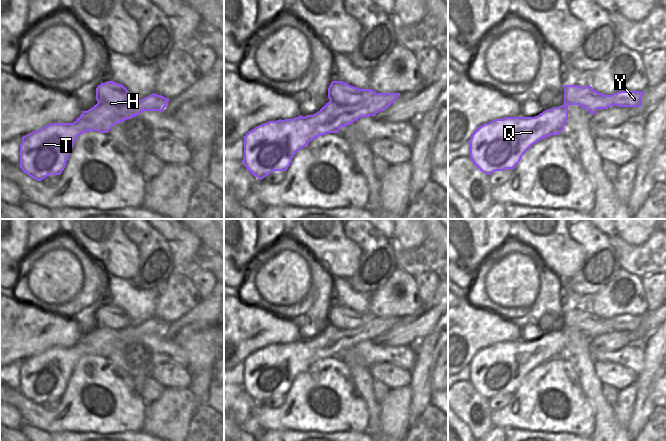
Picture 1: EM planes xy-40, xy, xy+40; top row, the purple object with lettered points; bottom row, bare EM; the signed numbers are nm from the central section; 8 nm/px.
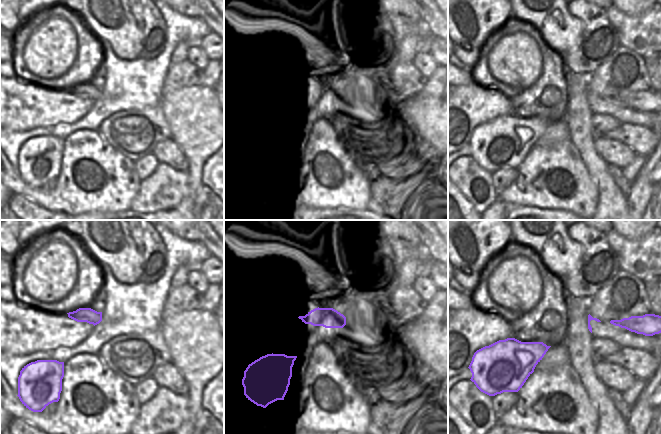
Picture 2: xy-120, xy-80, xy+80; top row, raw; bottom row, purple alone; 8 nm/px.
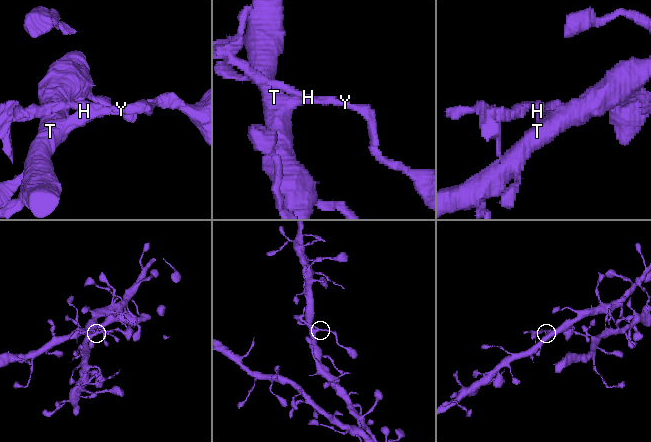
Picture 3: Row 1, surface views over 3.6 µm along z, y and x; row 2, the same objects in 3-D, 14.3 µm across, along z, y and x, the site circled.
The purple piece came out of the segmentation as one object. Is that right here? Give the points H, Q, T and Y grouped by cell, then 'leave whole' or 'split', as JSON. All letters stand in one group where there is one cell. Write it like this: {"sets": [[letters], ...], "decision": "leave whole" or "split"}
{"sets": [["H"], ["Q", "T", "Y"]], "decision": "split"}

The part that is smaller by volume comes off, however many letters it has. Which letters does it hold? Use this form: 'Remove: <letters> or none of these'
Remove: H

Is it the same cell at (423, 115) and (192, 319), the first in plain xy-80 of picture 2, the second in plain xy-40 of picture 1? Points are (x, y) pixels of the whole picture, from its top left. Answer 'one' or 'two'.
two

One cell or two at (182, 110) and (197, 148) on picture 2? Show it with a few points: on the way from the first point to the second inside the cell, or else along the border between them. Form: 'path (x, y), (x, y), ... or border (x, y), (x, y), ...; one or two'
path (191, 119), (197, 125), (197, 139); one

